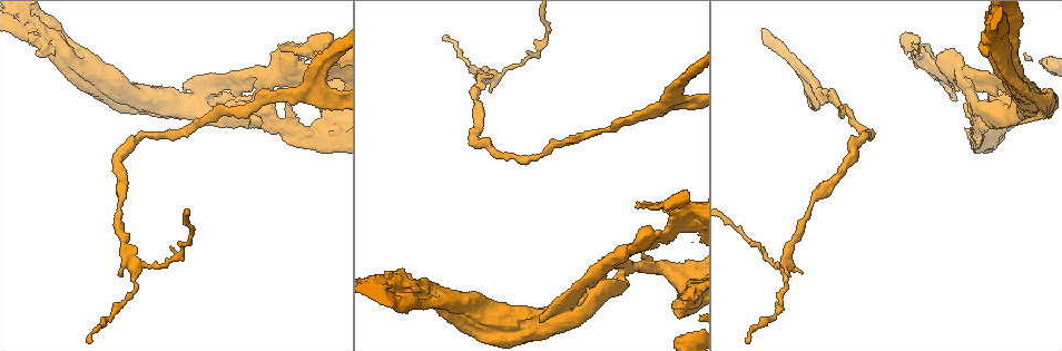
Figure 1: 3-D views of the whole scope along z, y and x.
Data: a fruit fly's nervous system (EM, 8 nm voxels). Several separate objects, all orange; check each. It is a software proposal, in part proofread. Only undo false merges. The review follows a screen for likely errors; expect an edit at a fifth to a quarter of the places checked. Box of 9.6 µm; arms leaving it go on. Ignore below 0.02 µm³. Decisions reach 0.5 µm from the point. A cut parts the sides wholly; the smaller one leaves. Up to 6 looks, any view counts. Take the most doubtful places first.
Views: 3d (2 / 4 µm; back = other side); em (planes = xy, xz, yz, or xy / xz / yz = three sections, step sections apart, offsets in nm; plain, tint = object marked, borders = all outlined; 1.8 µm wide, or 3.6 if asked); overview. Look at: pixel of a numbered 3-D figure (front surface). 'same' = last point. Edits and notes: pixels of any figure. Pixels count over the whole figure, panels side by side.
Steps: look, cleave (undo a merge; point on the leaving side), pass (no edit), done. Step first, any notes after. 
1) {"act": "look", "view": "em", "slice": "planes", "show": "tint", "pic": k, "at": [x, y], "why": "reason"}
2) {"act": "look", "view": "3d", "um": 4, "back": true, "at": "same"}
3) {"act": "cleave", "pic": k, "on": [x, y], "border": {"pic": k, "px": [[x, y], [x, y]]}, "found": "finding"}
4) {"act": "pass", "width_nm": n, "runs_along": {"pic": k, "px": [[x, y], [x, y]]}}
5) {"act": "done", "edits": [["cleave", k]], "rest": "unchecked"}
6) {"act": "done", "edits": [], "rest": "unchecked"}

{"act": "look", "view": "3d", "um": 2, "pic": 1, "at": [496, 76], "why": "three arms meet"}

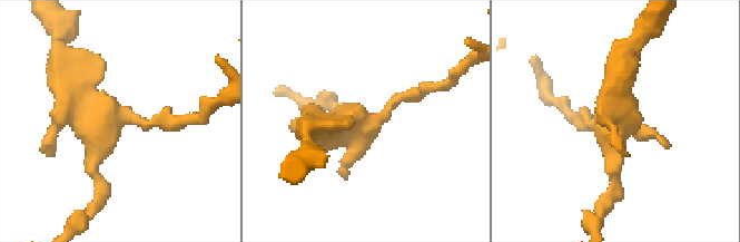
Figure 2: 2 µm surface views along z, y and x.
{"act": "look", "view": "em", "um": 3.6, "slice": "planes", "show": "tint", "pic": 2, "at": [99, 130], "arms": 3}

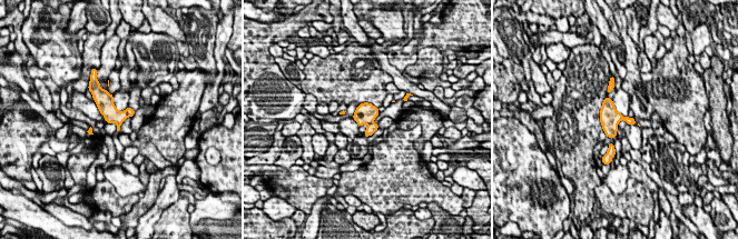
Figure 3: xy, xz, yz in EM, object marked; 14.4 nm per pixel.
{"act": "cleave", "pic": 3, "on": [130, 112], "width_nm": 240, "border": {"pic": 3, "px": [[126, 110], [128, 116]]}, "found": "two neurons meet here"}

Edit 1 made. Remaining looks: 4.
{"act": "look", "view": "em", "slice": "planes", "show": "borders", "pic": 1, "at": [918, 57], "why": "sharp bend"}

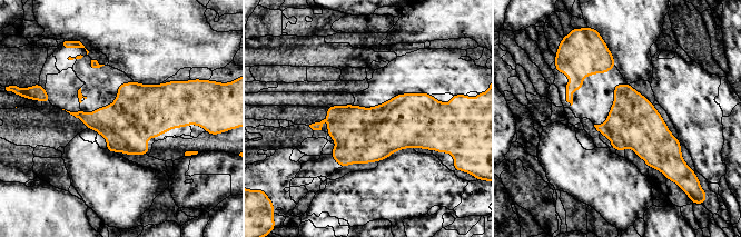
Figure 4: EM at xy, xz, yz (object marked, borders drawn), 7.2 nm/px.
{"act": "pass", "found": "one neuron here"}

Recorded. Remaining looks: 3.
{"act": "look", "view": "3d", "um": 4, "pic": 1, "at": [1008, 72], "why": "thick turns thin"}

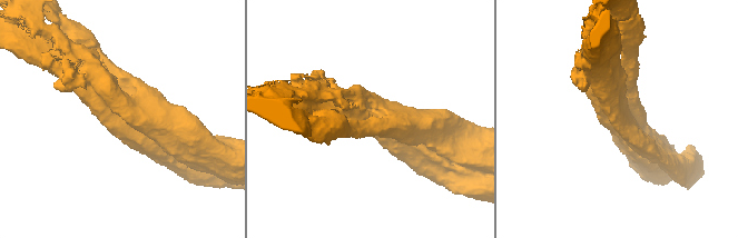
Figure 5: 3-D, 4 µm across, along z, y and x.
{"act": "look", "view": "em", "slice": "xy", "step": 8, "show": "tint", "pic": 5, "at": [620, 114], "arms": 3, "arm_widths_nm": [280, 460, 550], "why": "now the EM"}

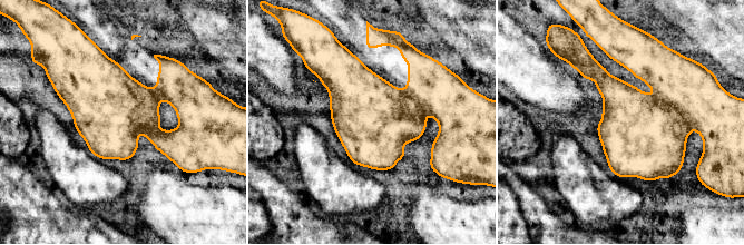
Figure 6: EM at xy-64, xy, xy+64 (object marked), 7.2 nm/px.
{"act": "look", "view": "em", "slice": "planes", "show": "tint", "at": "same"}

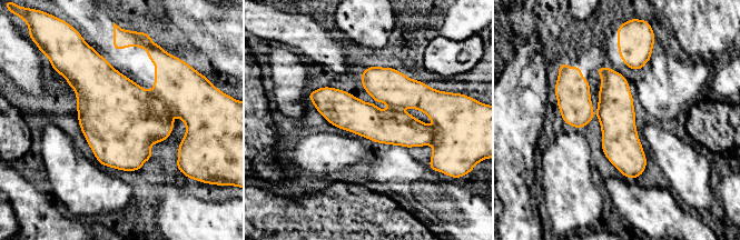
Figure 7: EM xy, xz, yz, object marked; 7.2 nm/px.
{"act": "cleave", "pic": 7, "on": [132, 119], "width_nm": 280, "part_leaving": {"pic": 7, "px": [[312, 96], [374, 124], [430, 139]]}, "found": "two neurons meet here"}

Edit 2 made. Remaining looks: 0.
{"act": "done", "edits": [["cleave", 3], ["cleave", 7]], "rest": "unchecked"}

